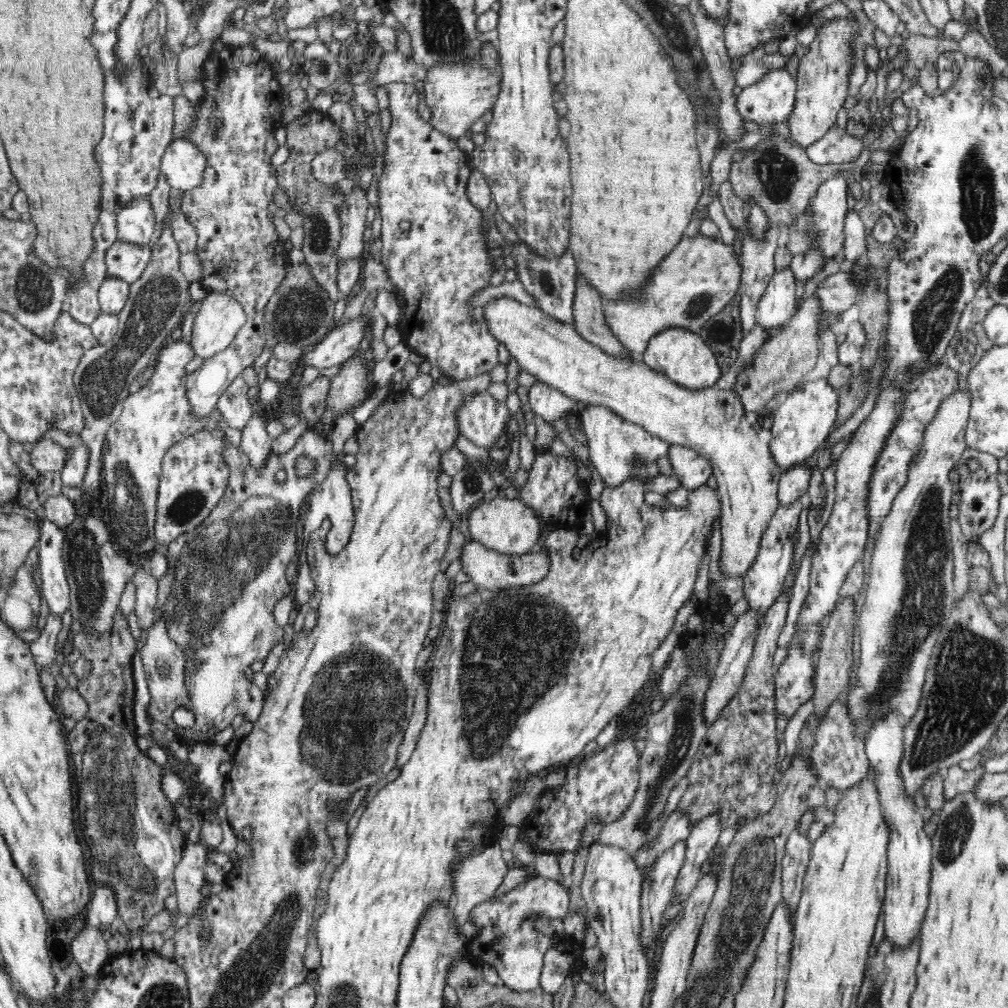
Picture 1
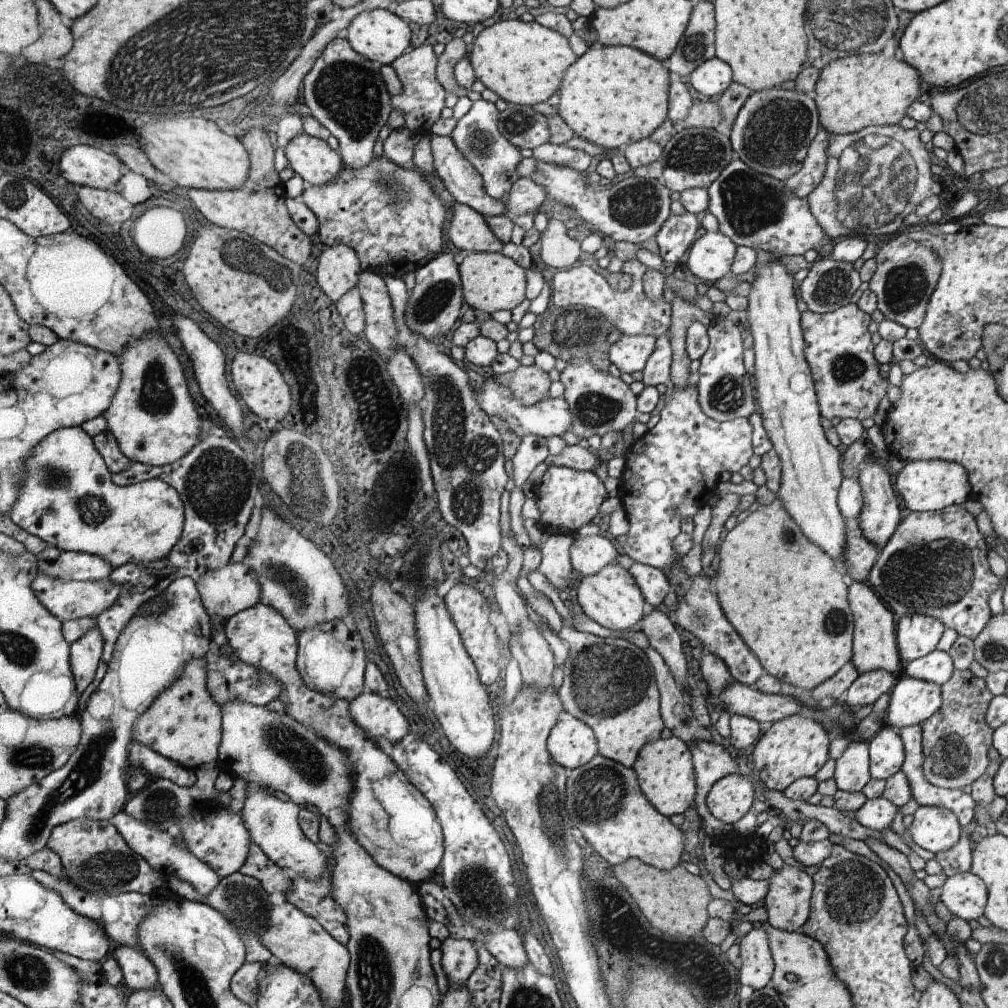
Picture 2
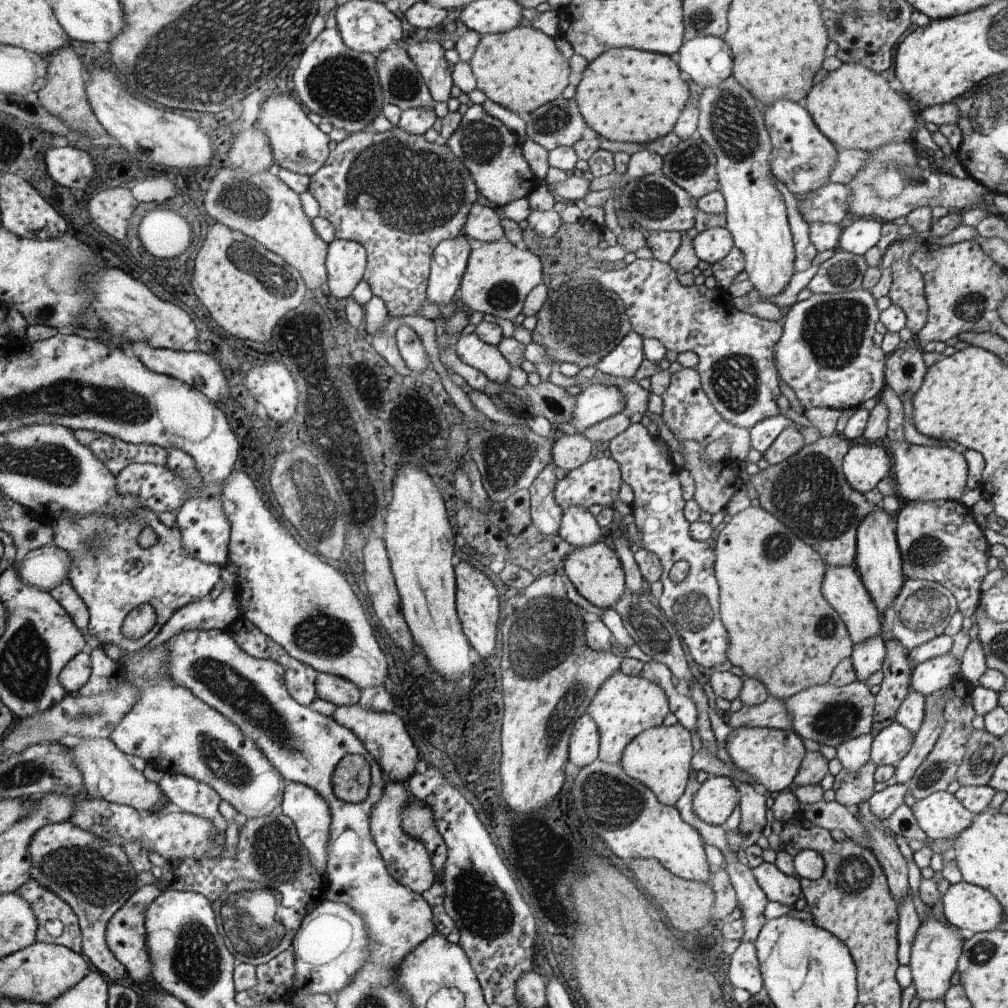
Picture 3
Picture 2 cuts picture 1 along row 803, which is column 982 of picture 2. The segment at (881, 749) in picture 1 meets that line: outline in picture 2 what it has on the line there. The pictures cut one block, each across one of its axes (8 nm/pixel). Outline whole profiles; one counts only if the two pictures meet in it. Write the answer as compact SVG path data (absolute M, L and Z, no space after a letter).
M972 871L955 874L946 879L941 887L941 901L953 916L963 918L966 922L978 920L984 914L987 903L987 888Z

